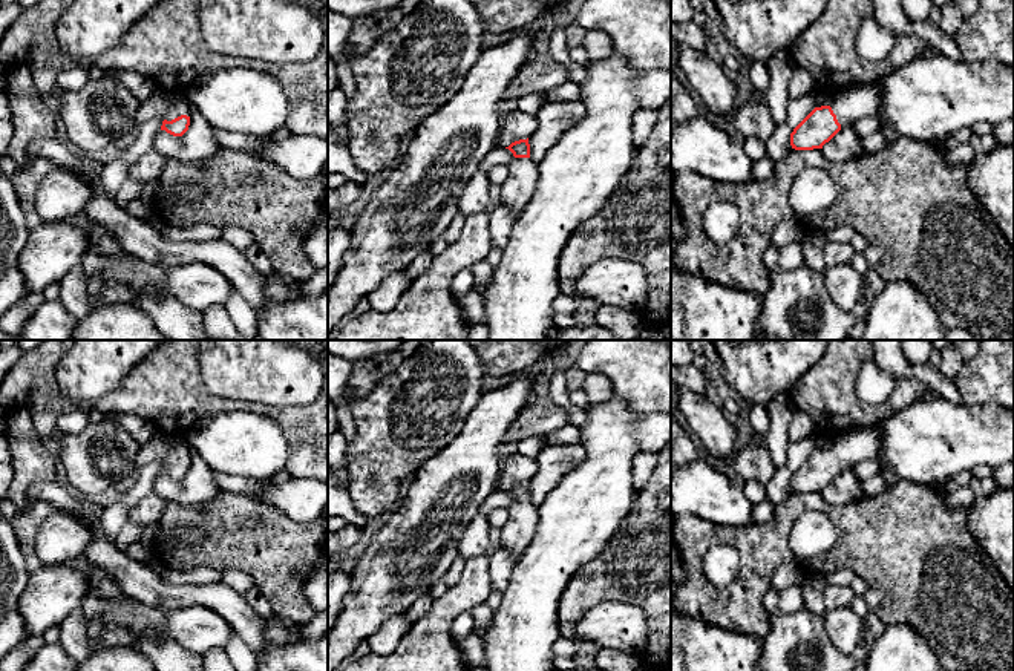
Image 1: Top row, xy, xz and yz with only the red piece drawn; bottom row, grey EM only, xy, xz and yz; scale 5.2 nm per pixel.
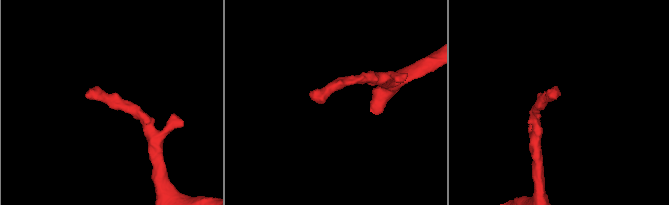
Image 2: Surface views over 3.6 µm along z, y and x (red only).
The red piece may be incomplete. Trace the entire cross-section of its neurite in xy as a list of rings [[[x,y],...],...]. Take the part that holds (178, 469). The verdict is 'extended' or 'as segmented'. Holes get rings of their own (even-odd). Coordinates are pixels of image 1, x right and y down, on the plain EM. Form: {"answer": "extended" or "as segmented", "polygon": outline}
{"answer": "extended", "polygon": [[[179,434],[170,437],[170,440],[172,440],[172,446],[164,460],[161,473],[165,473],[173,480],[182,480],[190,469],[191,446]]]}

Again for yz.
{"answer": "extended", "polygon": [[[864,426],[832,438],[829,449],[815,450],[790,476],[795,493],[823,492],[842,470],[878,457],[881,430]]]}

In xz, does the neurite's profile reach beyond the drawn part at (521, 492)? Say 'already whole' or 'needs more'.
needs more

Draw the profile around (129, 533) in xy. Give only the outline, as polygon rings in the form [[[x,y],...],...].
[[[126,522],[119,532],[119,535],[115,538],[113,544],[118,550],[126,552],[129,545],[133,542],[141,542],[144,536],[146,527],[136,525],[132,522]]]

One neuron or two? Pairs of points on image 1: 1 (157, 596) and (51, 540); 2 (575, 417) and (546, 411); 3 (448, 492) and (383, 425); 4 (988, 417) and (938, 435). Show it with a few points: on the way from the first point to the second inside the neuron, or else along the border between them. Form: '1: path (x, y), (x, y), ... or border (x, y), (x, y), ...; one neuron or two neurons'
1: border (80, 518), (94, 532), (94, 540), (81, 553); two neurons
2: border (547, 399), (567, 414), (570, 423); two neurons
3: border (451, 443), (432, 454), (414, 472); two neurons
4: path (976, 429), (970, 435), (950, 435); one neuron

